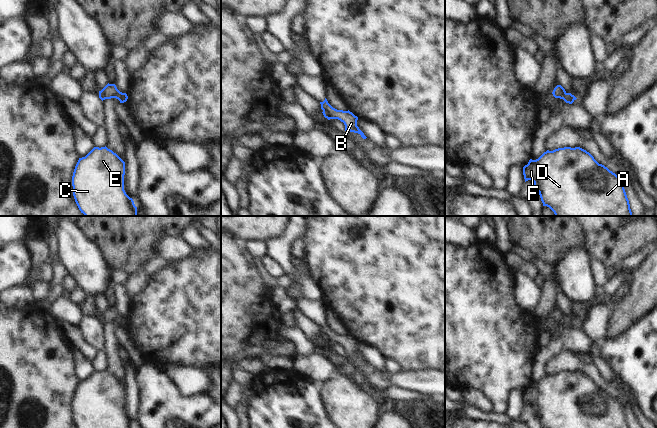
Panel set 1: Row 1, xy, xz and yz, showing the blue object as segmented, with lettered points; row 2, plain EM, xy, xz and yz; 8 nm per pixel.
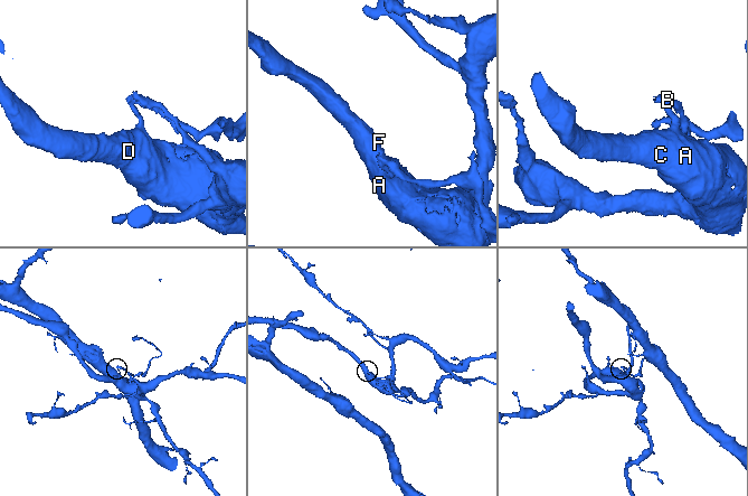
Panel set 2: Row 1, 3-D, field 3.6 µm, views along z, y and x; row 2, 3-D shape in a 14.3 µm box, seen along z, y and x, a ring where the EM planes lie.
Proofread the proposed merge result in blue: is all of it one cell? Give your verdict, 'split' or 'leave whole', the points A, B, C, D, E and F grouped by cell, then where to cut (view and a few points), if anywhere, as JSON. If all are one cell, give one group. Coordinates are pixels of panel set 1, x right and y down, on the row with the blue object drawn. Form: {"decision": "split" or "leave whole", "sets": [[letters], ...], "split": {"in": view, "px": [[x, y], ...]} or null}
{"decision": "split", "sets": [["A", "C", "D", "E", "F"], ["B"]], "split": {"in": "yz", "px": [[565, 92], [562, 98]]}}

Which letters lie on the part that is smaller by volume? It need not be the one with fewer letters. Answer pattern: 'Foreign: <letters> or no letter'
Foreign: B

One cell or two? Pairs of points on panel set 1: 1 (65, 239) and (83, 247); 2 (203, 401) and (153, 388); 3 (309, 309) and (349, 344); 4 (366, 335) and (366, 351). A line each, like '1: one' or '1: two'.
1: one
2: one
3: one
4: two

